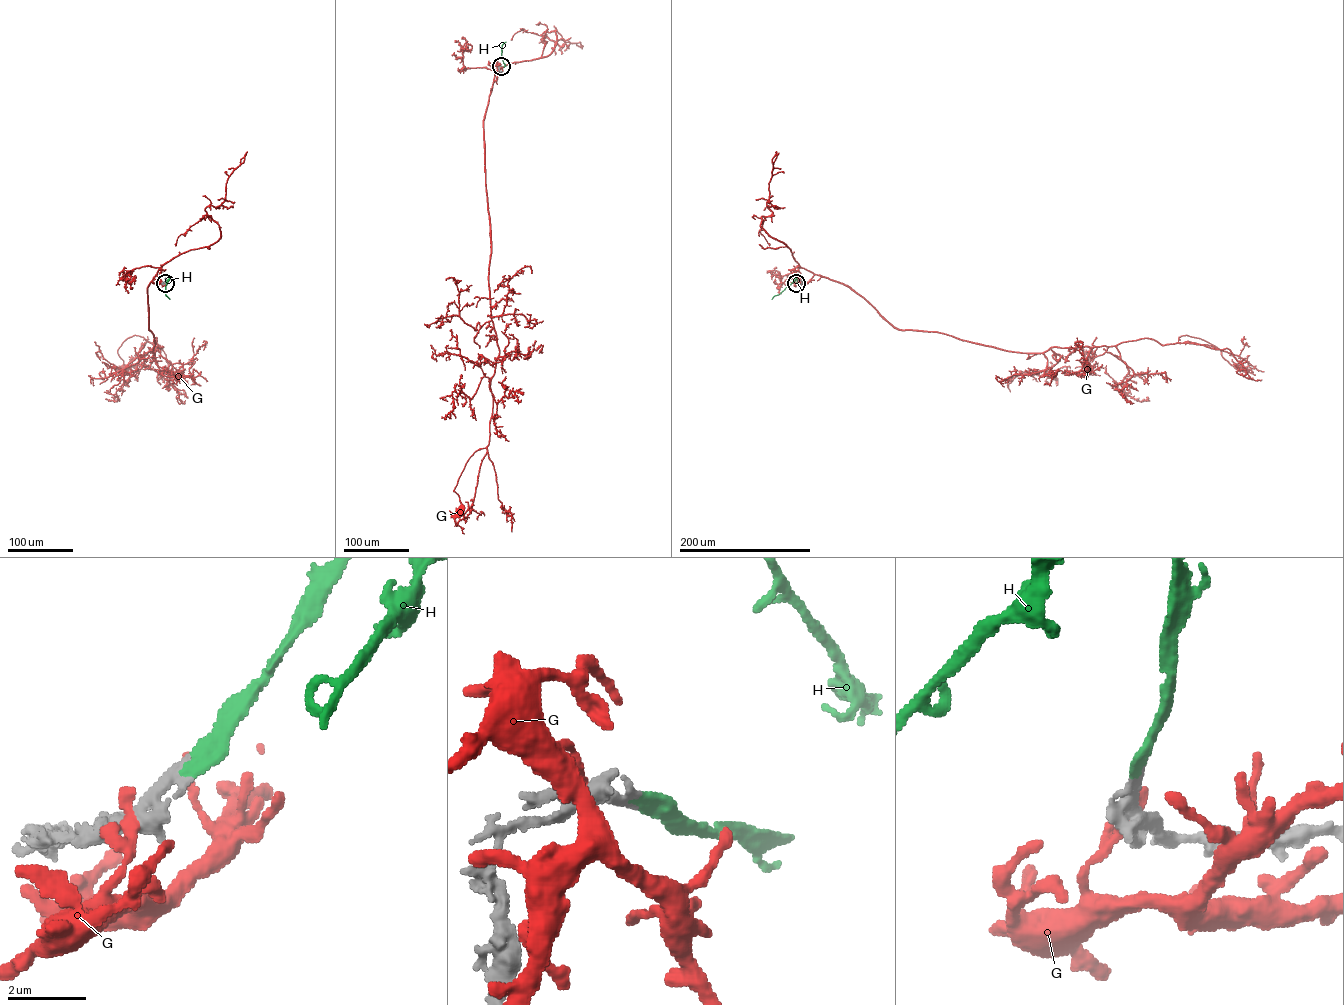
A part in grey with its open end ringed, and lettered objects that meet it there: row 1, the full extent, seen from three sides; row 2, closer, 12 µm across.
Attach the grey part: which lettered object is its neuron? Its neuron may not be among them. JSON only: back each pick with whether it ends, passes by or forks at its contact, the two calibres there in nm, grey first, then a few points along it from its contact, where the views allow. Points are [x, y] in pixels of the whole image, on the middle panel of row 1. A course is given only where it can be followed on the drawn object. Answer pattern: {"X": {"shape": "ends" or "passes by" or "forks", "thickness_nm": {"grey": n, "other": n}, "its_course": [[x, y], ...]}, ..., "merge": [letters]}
{"H": {"shape": "ends", "thickness_nm": {"grey": 280, "other": 300}, "its_course": [[501, 66], [505, 65], [501, 49], [506, 42]]}, "merge": ["H"]}

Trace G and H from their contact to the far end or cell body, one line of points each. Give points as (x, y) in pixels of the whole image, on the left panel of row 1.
G: (164, 284), (156, 275), (147, 292), (152, 351), (163, 347), (128, 338), (117, 351), (126, 368)
H: (165, 283), (169, 279), (165, 294), (170, 299)

